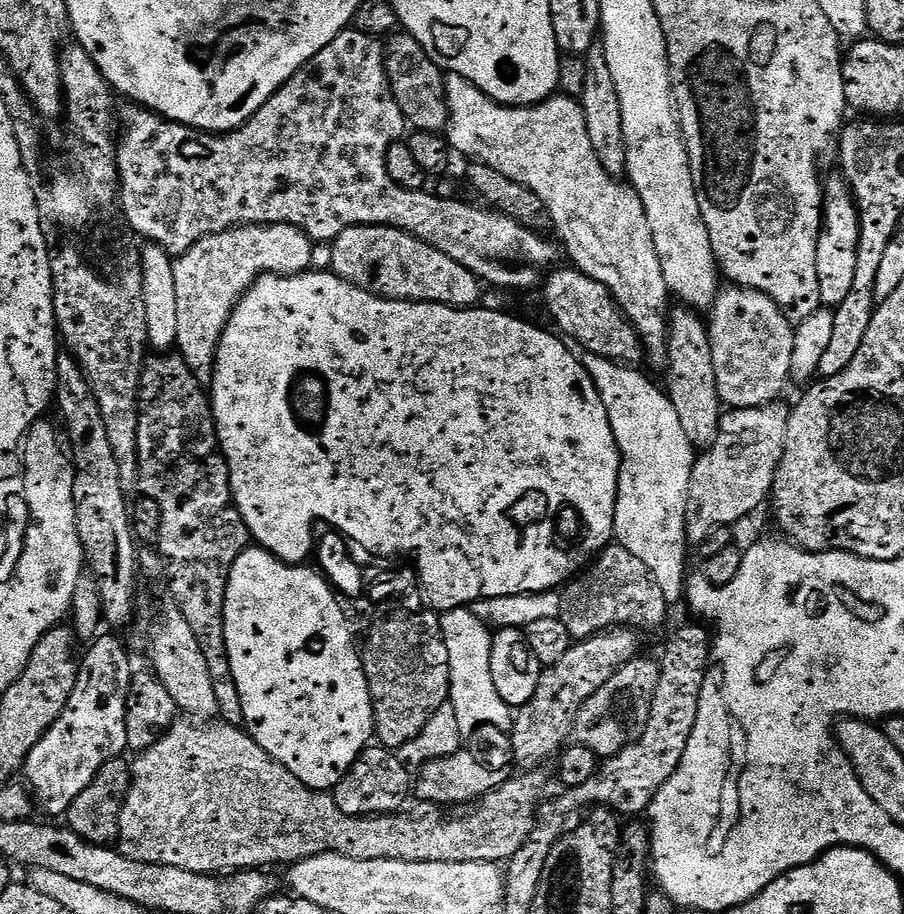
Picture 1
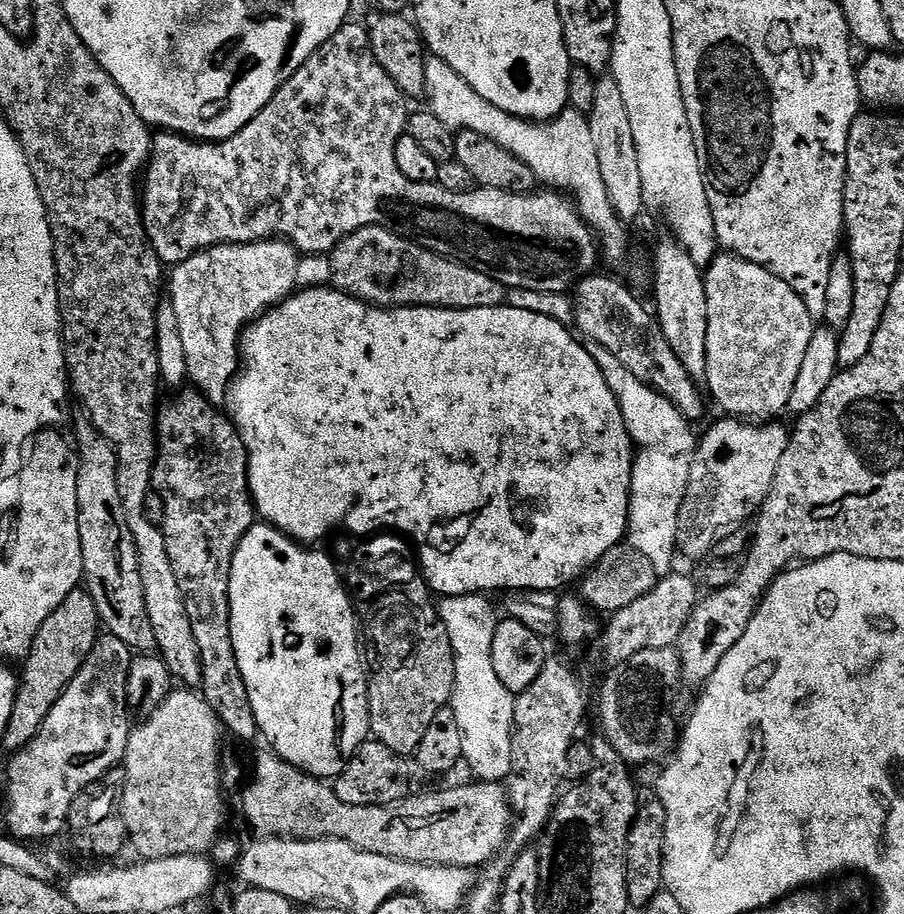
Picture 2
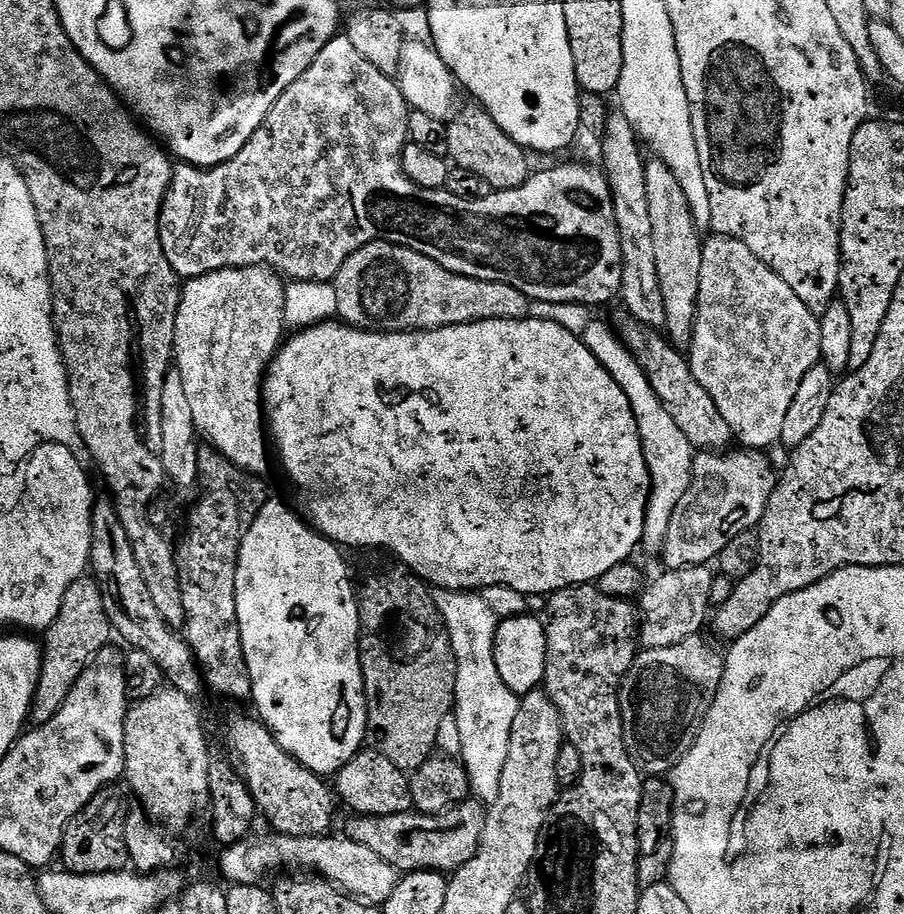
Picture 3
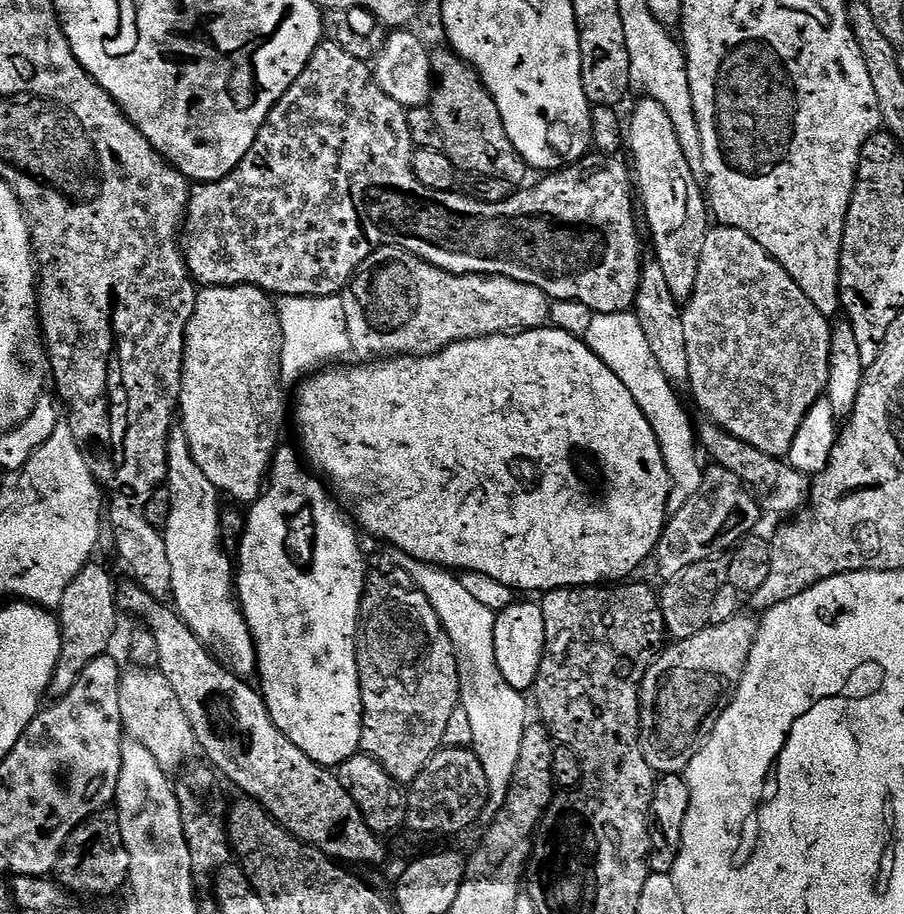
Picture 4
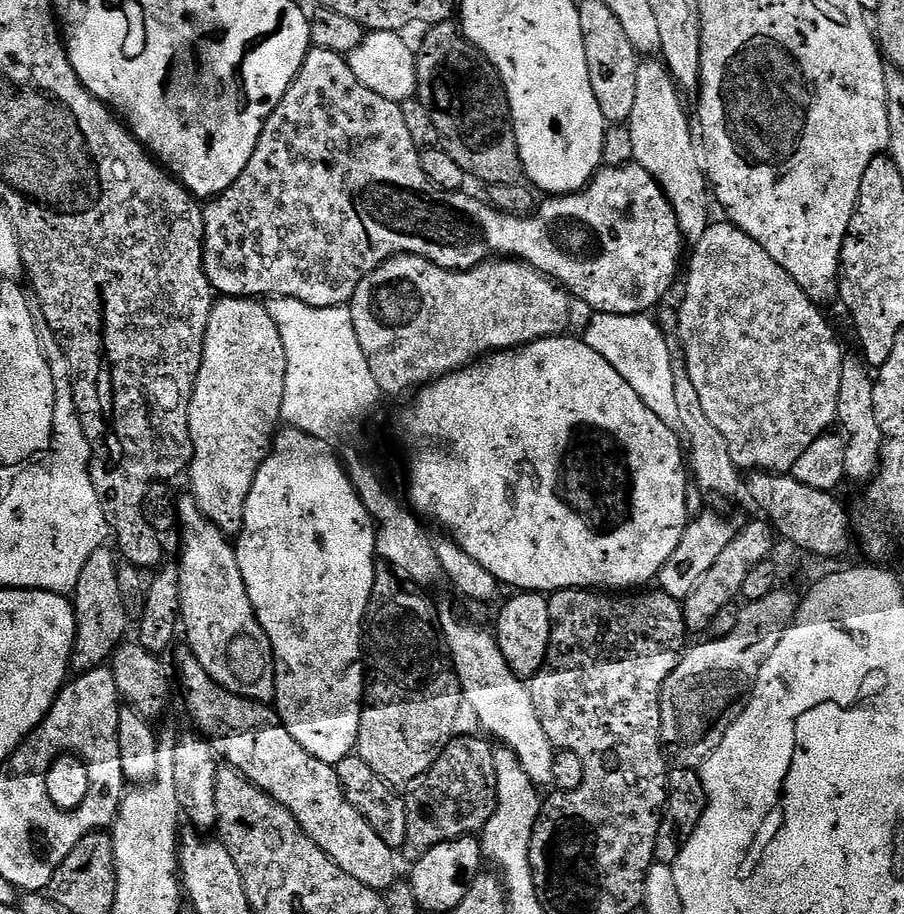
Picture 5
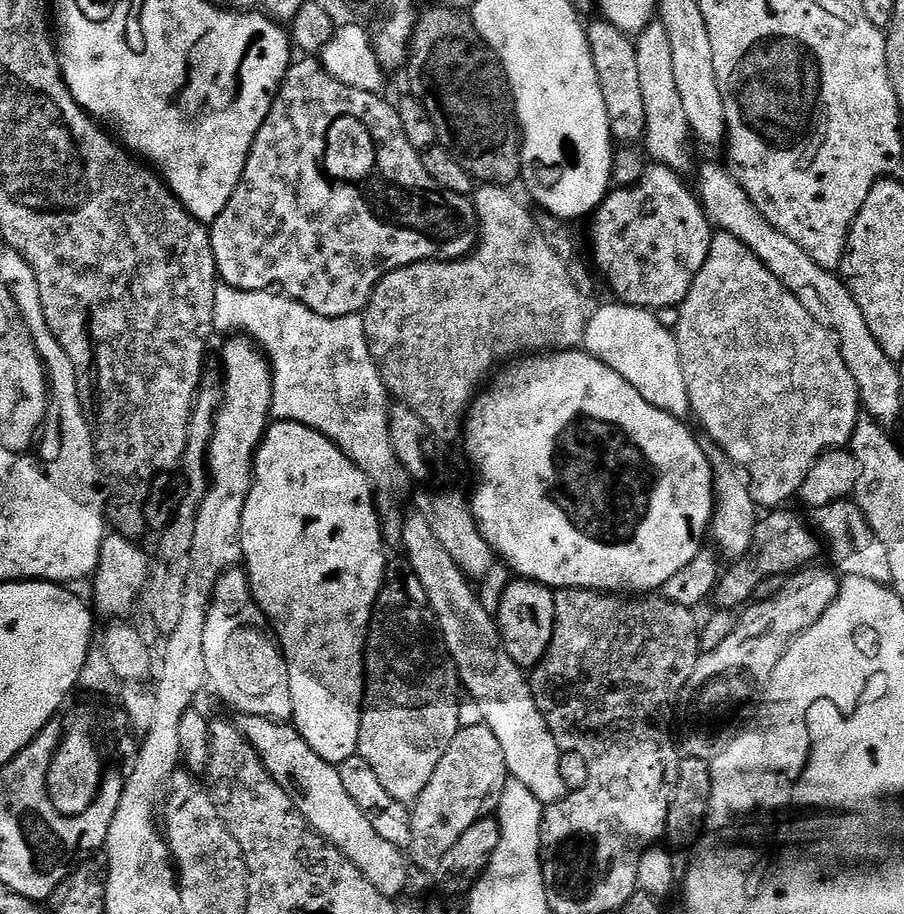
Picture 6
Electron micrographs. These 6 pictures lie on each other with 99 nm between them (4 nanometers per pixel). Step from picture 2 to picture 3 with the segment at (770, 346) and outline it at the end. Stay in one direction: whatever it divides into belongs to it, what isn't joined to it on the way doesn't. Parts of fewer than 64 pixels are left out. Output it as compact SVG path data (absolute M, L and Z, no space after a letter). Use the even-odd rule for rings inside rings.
M712 234L709 237L709 240L707 237L703 241L702 278L698 286L696 322L692 326L692 347L688 356L688 365L692 368L694 378L698 378L698 382L702 382L706 394L710 394L710 398L714 398L714 406L718 406L722 418L726 418L726 422L733 430L735 439L737 441L741 440L744 443L741 445L745 449L768 450L771 444L774 444L774 446L780 444L782 428L786 426L786 414L790 414L791 403L794 402L794 396L798 394L798 388L802 386L802 380L806 378L806 374L810 374L812 368L821 363L822 334L820 333L820 316L810 311L806 306L806 302L802 302L802 298L798 298L798 294L794 294L794 290L790 290L790 286L786 286L786 282L782 282L782 278L776 271L768 268L766 262L762 262L762 258L758 258L758 254L754 254L754 250L750 250L750 246L746 246L737 240L731 240L728 236Z

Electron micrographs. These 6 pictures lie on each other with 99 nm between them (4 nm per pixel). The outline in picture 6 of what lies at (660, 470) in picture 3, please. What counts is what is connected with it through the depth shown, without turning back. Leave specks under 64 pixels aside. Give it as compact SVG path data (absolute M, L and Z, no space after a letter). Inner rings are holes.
M623 302L604 304L588 317L584 331L583 351L597 356L606 366L610 366L650 406L666 410L666 414L684 418L692 412L690 394L686 390L686 374L682 374L682 362L678 354L678 342L673 329L662 326L655 311L646 308L635 308Z

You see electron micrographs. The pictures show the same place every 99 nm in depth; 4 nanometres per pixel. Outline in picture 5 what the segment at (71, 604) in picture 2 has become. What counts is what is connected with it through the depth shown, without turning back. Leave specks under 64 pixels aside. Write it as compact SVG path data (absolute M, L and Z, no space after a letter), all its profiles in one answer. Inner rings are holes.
M101 546L94 554L90 554L90 562L82 566L82 574L74 589L76 641L72 647L70 668L76 674L105 667L127 637L124 635L128 632L128 608L120 593L120 572L116 569L118 556L109 548Z

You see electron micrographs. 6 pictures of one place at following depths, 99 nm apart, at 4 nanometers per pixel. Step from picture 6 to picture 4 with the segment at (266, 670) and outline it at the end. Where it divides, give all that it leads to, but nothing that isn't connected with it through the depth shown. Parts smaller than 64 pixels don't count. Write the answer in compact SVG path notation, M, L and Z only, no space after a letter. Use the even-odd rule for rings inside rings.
M173 427L168 434L168 479L166 481L166 491L168 493L168 505L170 506L170 514L166 526L162 530L164 541L166 542L166 555L170 557L170 582L172 583L171 603L174 605L174 611L181 620L186 622L186 626L193 634L201 640L217 657L222 658L229 672L235 672L241 678L248 678L257 671L256 666L256 643L248 629L248 623L240 610L238 597L234 591L234 564L228 561L228 556L224 553L224 548L220 545L220 532L222 533L222 507L216 499L218 493L216 487L210 482L210 478L206 478L206 474L202 470L202 466L198 466L198 462L194 462L194 454L190 450L190 442L186 438L183 427Z

